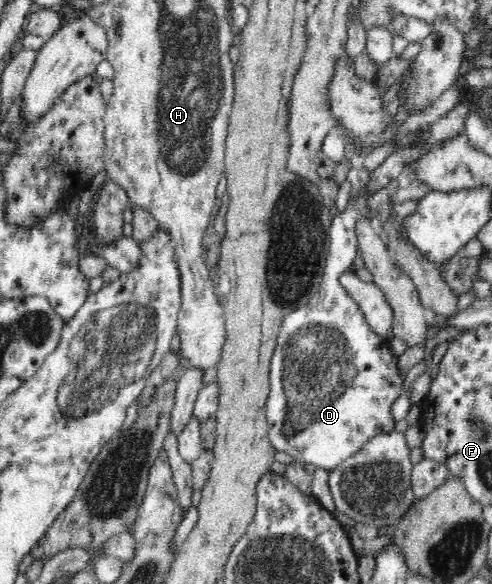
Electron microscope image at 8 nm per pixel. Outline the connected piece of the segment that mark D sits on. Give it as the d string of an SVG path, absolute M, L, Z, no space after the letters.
M456 103L447 114L438 118L425 130L423 137L417 145L404 145L391 153L385 161L369 172L368 186L364 192L358 192L351 196L343 213L338 212L331 220L330 241L325 270L320 289L316 295L308 300L305 306L289 313L282 322L280 334L276 338L276 348L272 355L269 371L270 393L266 400L265 415L268 421L268 438L276 451L290 454L296 461L314 464L317 468L330 470L342 464L349 456L352 456L360 447L376 435L386 434L395 430L394 417L392 417L392 404L401 396L405 376L402 376L396 362L398 356L392 354L387 346L387 340L378 336L364 319L362 310L352 299L352 296L340 285L340 276L344 272L351 271L354 260L359 253L357 246L356 225L358 217L366 212L367 200L372 193L387 187L390 180L402 172L407 171L406 164L416 162L420 156L424 156L430 148L444 144L458 134L465 132L464 122L470 114L470 105Z

